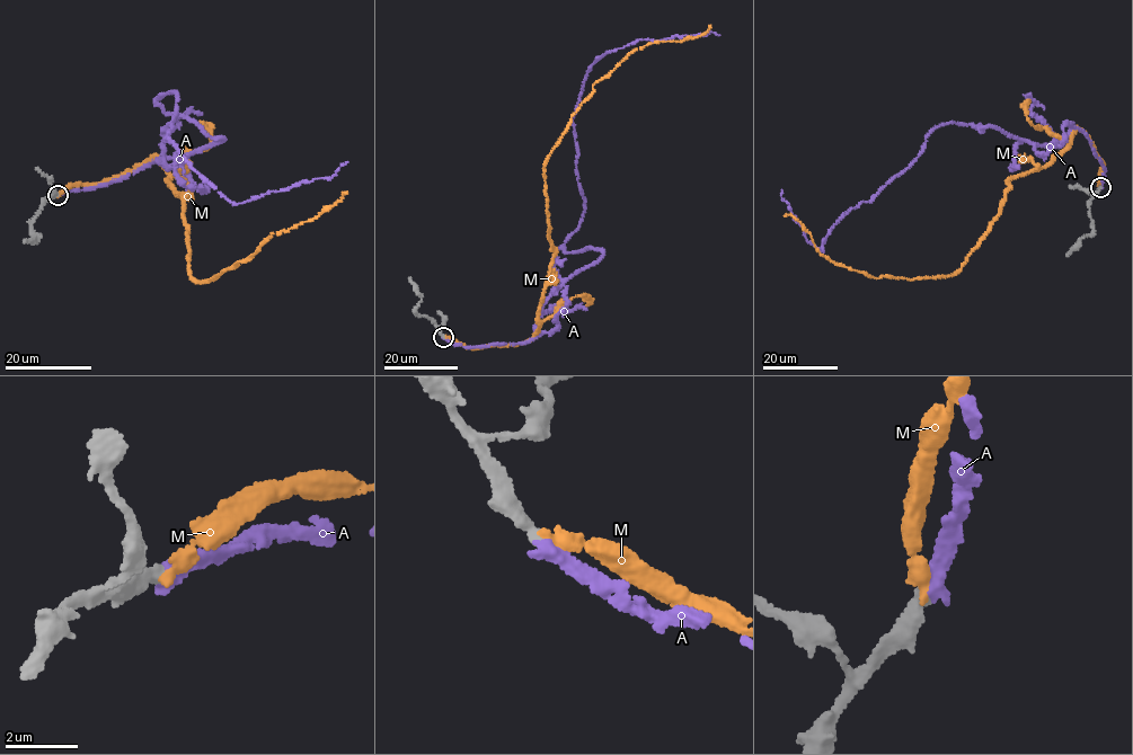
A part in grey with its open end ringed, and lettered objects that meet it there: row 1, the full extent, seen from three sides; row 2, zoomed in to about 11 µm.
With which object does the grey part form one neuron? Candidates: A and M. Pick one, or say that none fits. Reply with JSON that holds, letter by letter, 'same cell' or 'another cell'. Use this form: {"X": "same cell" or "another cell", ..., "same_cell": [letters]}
{"A": "same cell", "M": "another cell", "same_cell": ["A"]}

